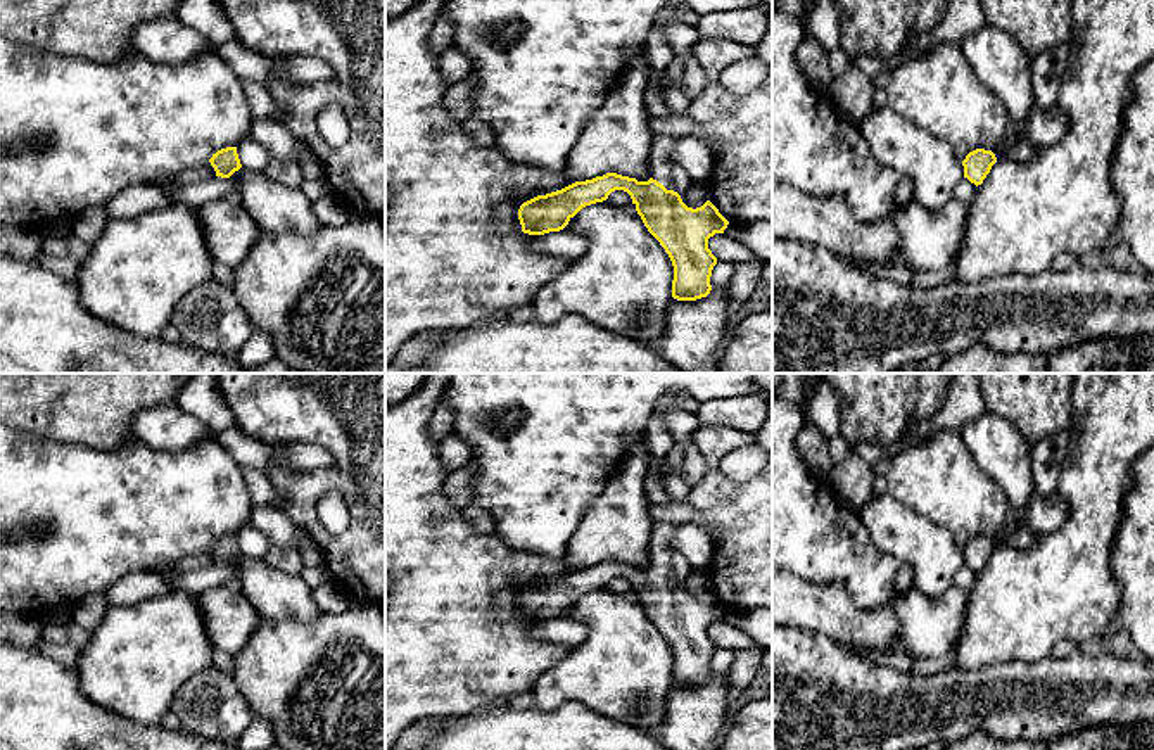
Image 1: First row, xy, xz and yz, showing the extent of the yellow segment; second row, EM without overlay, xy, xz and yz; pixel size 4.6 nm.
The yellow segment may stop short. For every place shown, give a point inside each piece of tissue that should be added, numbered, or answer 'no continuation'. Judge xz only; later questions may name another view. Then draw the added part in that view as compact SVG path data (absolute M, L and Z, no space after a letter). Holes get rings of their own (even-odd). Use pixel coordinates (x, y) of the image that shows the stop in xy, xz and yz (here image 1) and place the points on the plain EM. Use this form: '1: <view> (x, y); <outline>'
1: xz (662, 555); M653 520L650 532L650 562L667 577L674 577L681 582L691 572L691 565L684 555L672 546L674 531L675 525Z

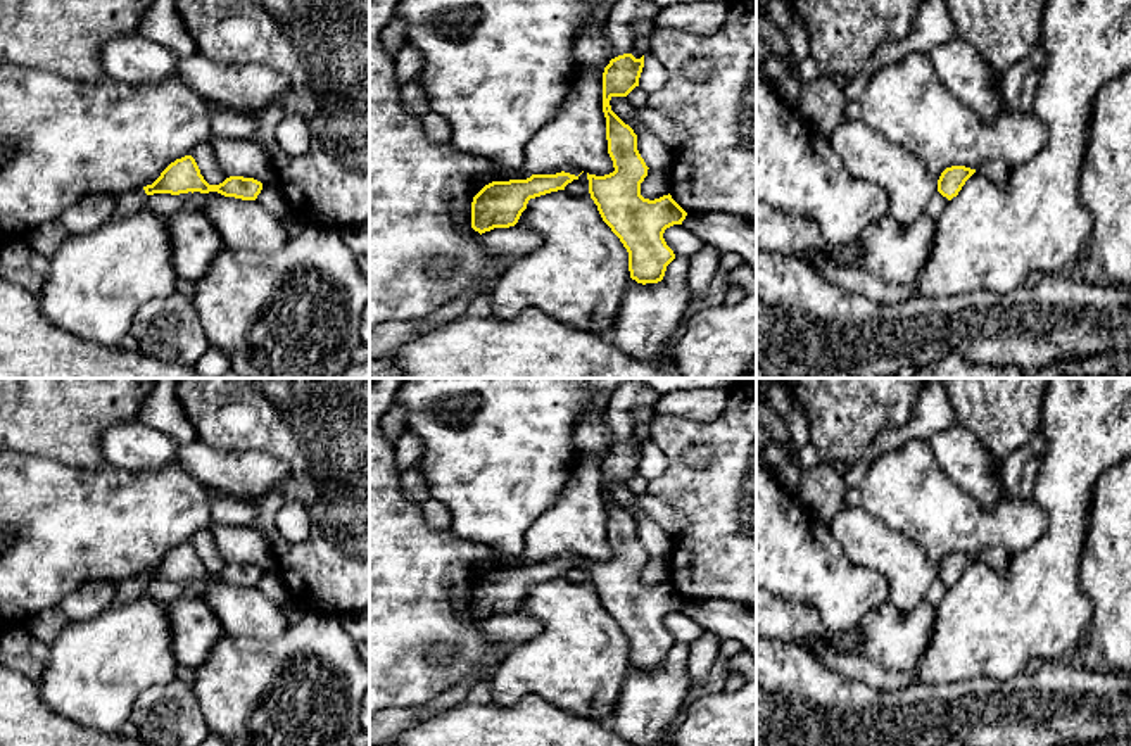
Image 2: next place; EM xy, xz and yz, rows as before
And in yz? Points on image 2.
no continuation

